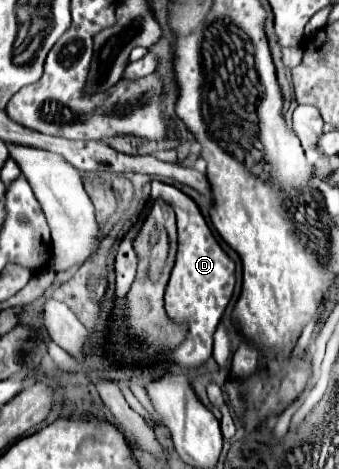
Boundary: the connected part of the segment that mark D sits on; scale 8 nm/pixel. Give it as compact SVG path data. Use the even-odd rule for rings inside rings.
M171 190L167 194L167 202L173 206L177 214L177 230L179 230L179 252L173 274L165 292L165 308L169 318L175 322L187 324L187 334L179 346L179 364L187 368L201 366L211 356L213 332L219 324L219 318L225 306L231 300L235 286L235 264L221 250L217 240L213 238L205 218L201 216L197 204L181 192Z

